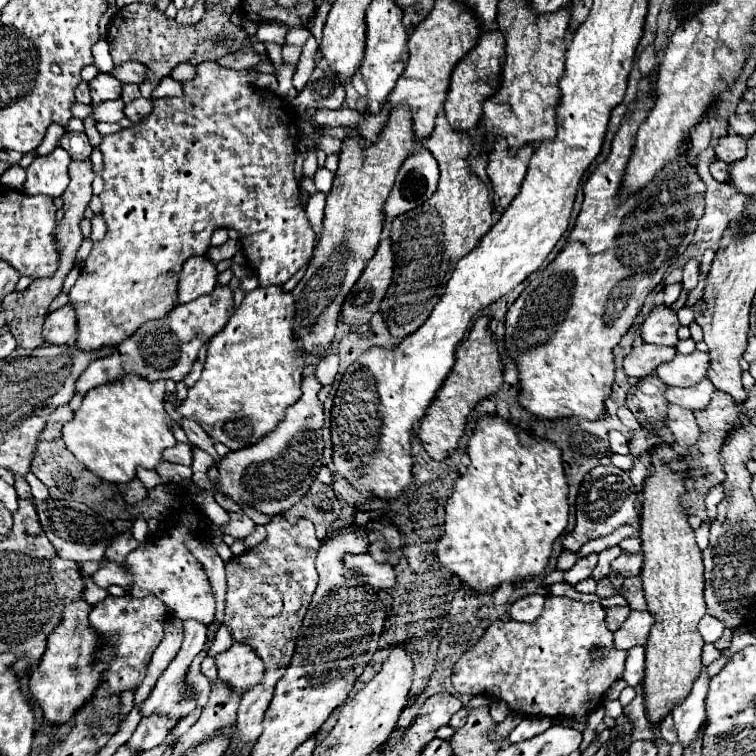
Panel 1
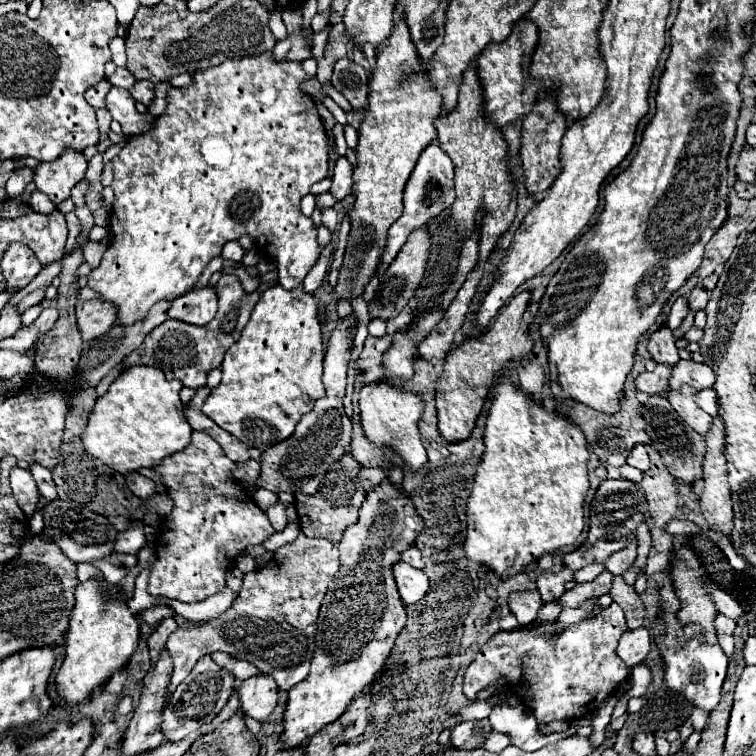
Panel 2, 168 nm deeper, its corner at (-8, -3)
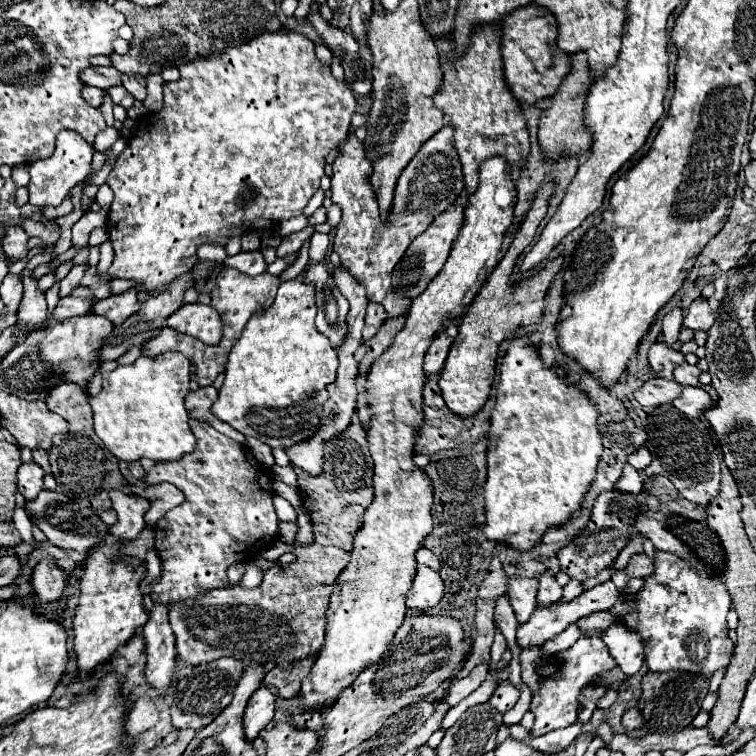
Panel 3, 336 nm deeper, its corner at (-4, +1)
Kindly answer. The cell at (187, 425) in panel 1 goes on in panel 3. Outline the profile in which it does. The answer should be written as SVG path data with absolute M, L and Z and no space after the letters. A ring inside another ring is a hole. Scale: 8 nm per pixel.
M212 385L188 393L188 397L186 397L186 411L188 411L190 419L204 421L204 423L208 423L210 427L214 427L216 431L220 431L222 435L226 435L226 437L234 439L236 443L240 443L242 447L246 447L246 437L244 437L244 435L240 435L240 433L238 433L236 429L232 429L228 423L216 419L216 417L210 413L210 405L216 401L216 395L218 395L218 391L216 391Z

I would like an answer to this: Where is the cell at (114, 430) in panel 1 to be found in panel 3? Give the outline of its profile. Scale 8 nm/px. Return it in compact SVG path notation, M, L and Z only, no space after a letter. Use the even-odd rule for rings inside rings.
M174 351L160 355L160 359L138 357L132 365L116 367L114 371L106 375L106 383L102 391L96 397L90 397L96 435L102 439L106 449L118 461L138 461L142 457L148 457L154 461L180 459L180 455L194 451L194 435L188 427L188 413L184 409L188 383L190 383L190 363L188 359L182 359L182 355L176 355Z

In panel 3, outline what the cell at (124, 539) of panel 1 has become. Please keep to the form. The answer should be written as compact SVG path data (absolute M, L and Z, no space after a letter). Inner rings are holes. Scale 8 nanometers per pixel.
M120 491L110 493L112 509L118 513L118 521L110 527L110 533L118 541L136 539L138 533L144 529L144 513L148 511L148 499L126 495Z

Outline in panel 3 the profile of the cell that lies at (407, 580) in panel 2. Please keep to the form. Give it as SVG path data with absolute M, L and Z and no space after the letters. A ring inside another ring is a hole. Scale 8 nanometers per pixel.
M418 565L412 589L410 589L408 599L406 599L406 605L410 609L422 611L422 609L434 607L442 599L442 595L444 595L444 585L442 585L438 571L424 567L424 565Z

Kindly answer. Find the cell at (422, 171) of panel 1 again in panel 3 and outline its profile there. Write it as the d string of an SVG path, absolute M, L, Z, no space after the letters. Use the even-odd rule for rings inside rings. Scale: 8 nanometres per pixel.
M444 125L434 133L402 171L388 225L382 225L376 195L370 185L372 163L366 159L364 147L356 137L350 137L340 145L340 155L332 167L332 201L342 209L342 221L336 227L332 249L340 255L340 265L366 289L368 301L380 303L388 315L404 315L410 307L410 299L392 295L390 273L408 249L408 243L426 231L436 215L454 205L464 189L460 161L452 147L452 127Z

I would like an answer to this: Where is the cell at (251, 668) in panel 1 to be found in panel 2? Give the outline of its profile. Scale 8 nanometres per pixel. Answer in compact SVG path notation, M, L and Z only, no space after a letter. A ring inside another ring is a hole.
M258 675L240 681L236 691L240 693L242 711L260 723L270 717L278 703L278 687L270 675Z

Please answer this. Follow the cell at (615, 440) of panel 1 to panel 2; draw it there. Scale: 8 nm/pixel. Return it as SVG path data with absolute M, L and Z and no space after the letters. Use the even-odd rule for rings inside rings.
M636 445L632 449L632 453L628 455L628 465L638 467L640 471L646 471L650 467L650 459L648 459L648 453L646 453L644 445Z

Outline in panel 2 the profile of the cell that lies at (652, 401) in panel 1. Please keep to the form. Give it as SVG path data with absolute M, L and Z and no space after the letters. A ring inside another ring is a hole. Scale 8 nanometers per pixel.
M652 395L648 399L648 405L642 407L642 415L644 421L648 423L646 433L652 439L652 447L660 453L662 463L668 467L668 471L686 485L694 485L698 479L702 479L702 461L706 455L704 437L686 427L686 423L676 415L676 411L672 409L666 397Z

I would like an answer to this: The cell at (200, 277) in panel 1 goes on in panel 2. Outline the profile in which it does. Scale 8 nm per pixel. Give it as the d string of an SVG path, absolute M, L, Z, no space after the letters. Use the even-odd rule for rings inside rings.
M204 287L204 289L192 289L182 297L178 297L176 301L172 301L168 317L204 327L212 321L216 311L218 311L216 291L212 287Z

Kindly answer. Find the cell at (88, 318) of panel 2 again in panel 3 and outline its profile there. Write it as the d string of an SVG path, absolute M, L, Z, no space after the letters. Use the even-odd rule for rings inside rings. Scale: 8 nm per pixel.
M128 289L120 295L112 295L106 299L94 299L92 303L92 315L102 315L108 321L112 321L114 325L120 325L126 317L132 315L132 311L136 311L138 305L138 291L136 289Z

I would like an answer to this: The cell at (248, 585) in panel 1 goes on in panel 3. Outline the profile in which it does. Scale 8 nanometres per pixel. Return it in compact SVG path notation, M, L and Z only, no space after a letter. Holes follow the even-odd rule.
M318 543L292 547L296 561L280 565L274 563L264 571L264 579L254 589L224 587L200 595L196 599L186 599L170 605L170 627L176 635L176 655L188 665L198 665L204 661L214 661L218 657L234 657L246 663L276 663L280 669L292 667L296 661L318 653L324 643L324 623L326 609L332 595L332 585L340 571L348 565L350 555L338 547L324 547Z

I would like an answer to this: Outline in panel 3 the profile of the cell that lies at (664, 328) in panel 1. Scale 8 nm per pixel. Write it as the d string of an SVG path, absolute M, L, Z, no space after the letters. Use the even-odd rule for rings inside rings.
M656 341L656 343L650 345L648 361L650 361L650 367L656 371L656 375L660 375L664 379L672 379L674 367L684 363L684 353L682 351L674 351L664 341Z

